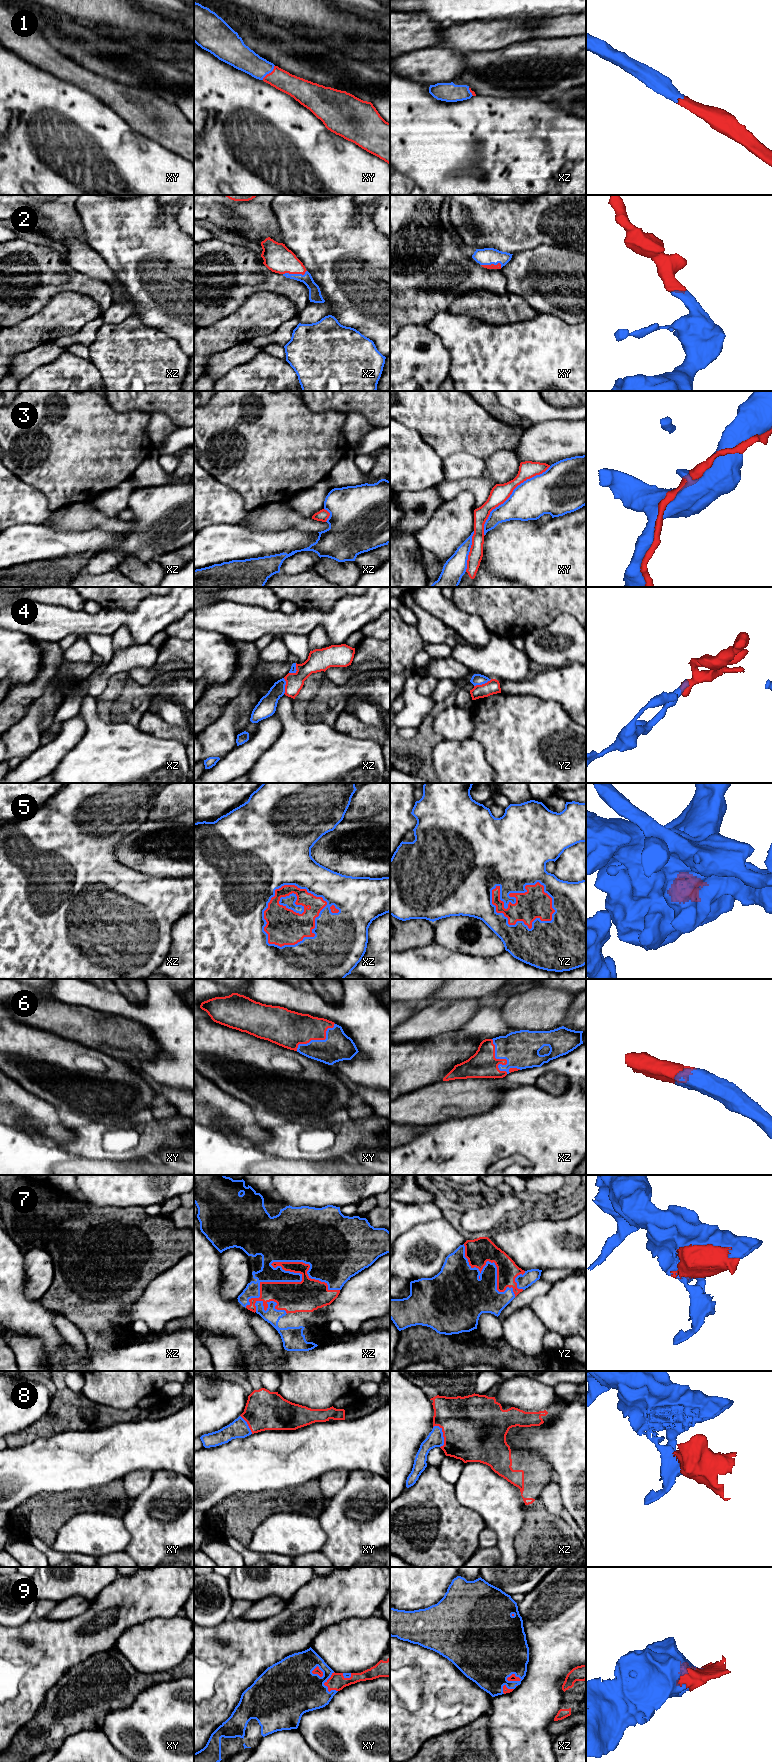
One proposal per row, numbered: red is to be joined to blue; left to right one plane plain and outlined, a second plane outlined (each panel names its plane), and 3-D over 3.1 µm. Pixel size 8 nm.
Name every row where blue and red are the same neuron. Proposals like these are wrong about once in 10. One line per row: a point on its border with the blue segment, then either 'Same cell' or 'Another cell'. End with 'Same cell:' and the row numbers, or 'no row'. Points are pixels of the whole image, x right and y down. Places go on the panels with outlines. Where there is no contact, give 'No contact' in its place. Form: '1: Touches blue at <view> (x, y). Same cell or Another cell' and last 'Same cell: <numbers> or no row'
1: Touches blue at xy (269, 72). Same cell
2: Touches blue at xz (295, 274). Same cell
3: Touches blue at xy (510, 496). Same cell
4: Touches blue at yz (482, 683). Another cell
5: Touches blue at yz (517, 921). Same cell
6: Touches blue at xz (506, 1064). Same cell
7: Touches blue at xz (284, 1270). Same cell
8: Touches blue at xz (442, 1435). Same cell
9: Touches blue at xy (325, 1681). Same cell
Same cell: 1, 2, 3, 5, 6, 7, 8, 9

